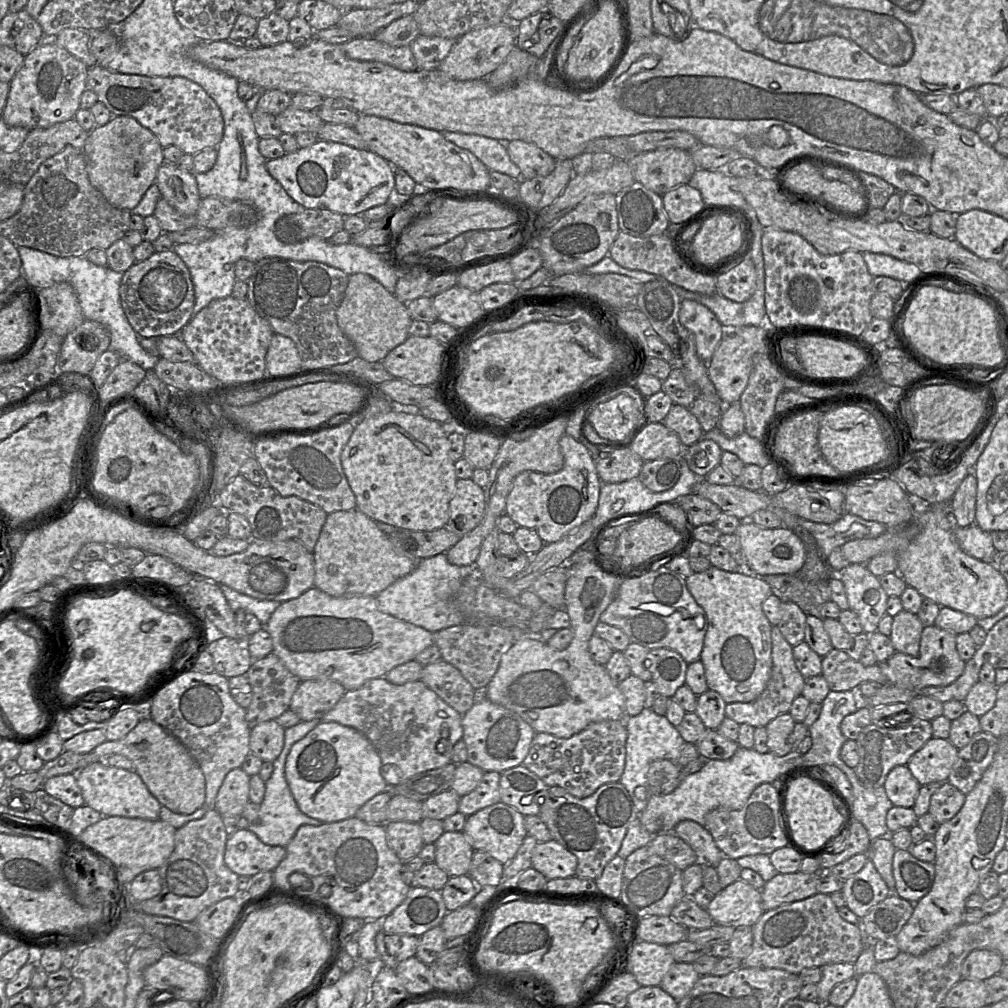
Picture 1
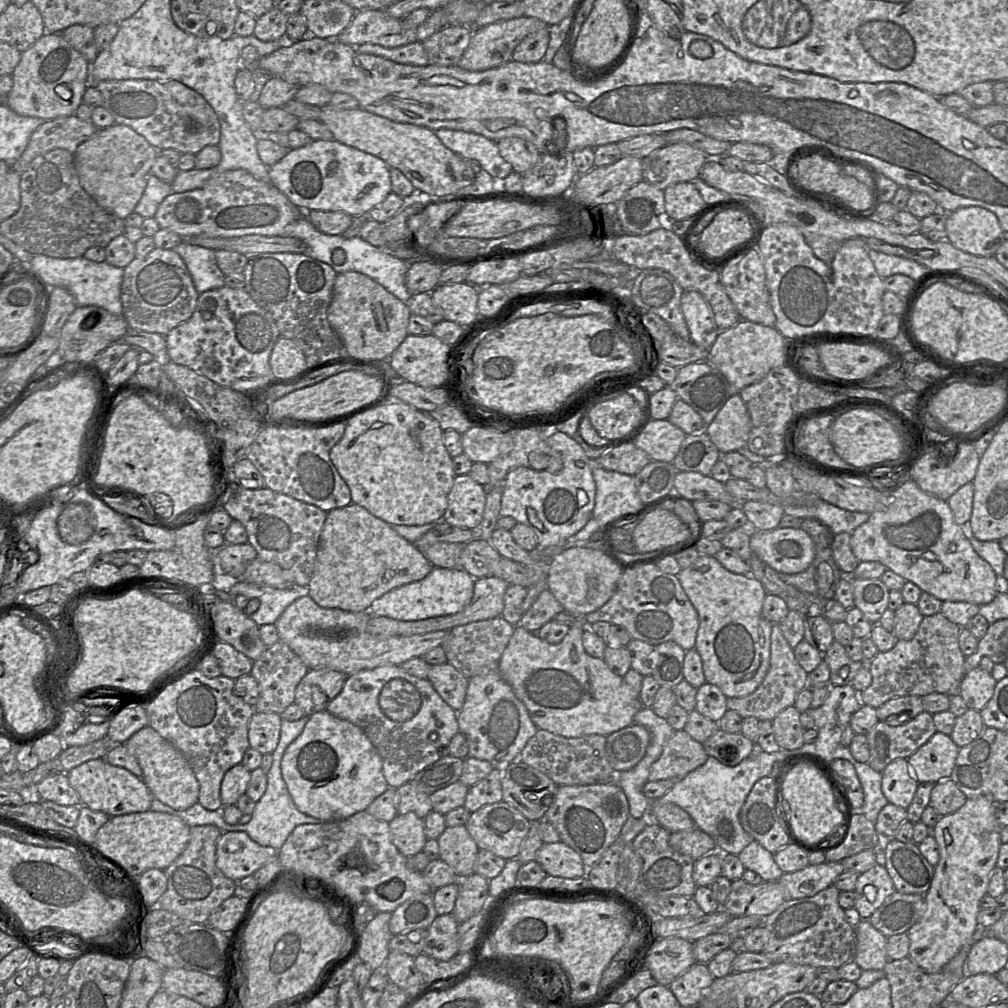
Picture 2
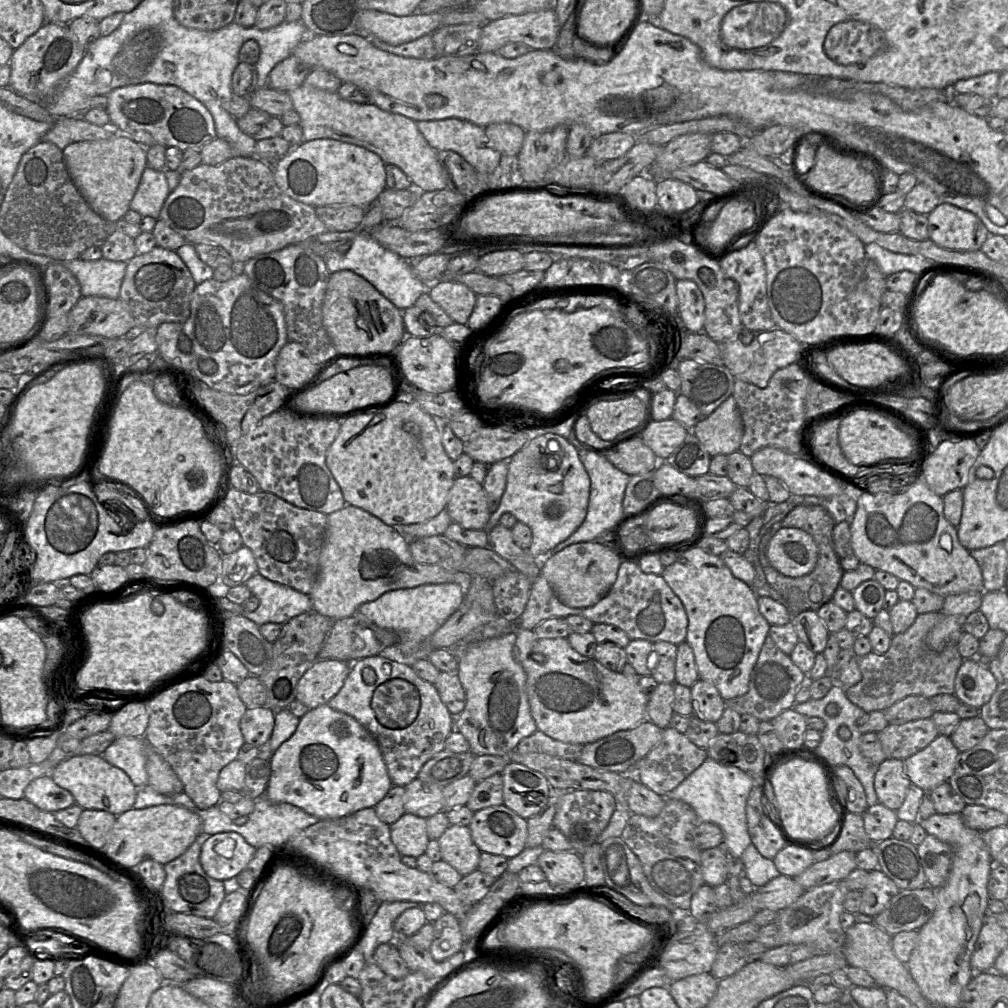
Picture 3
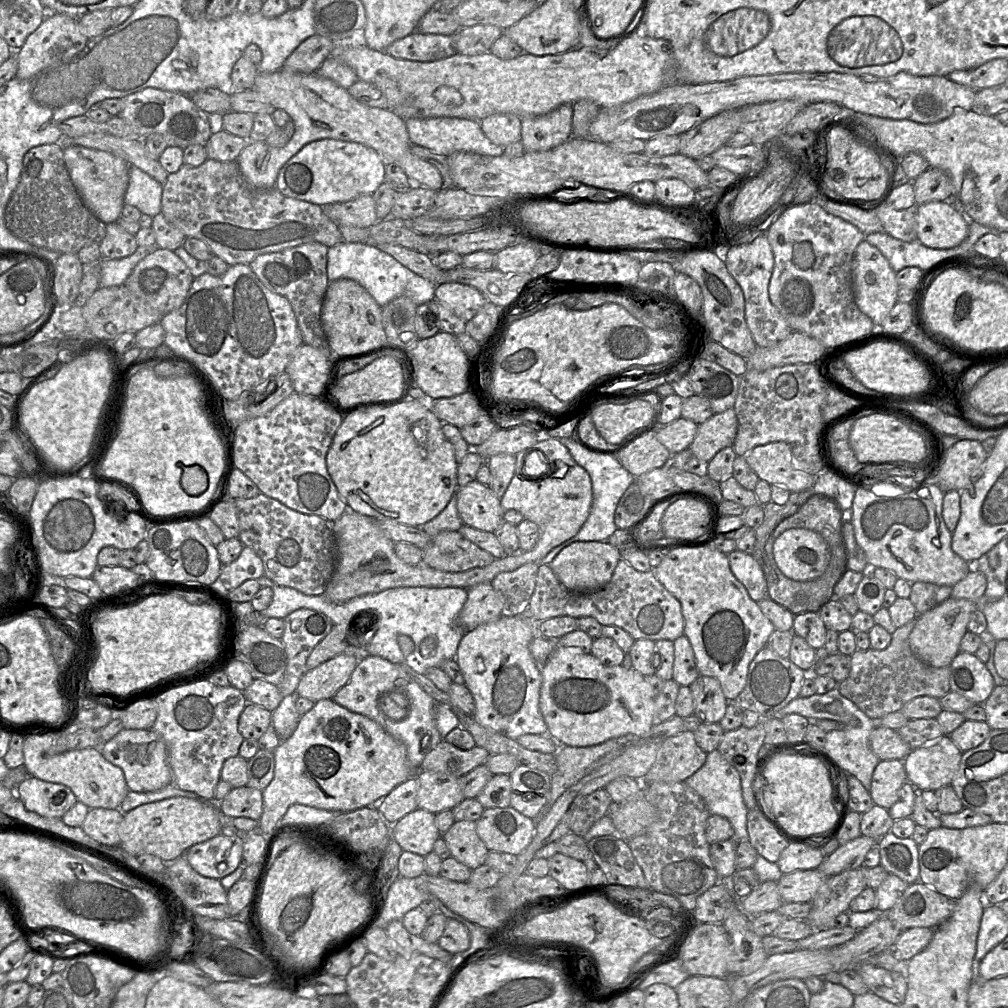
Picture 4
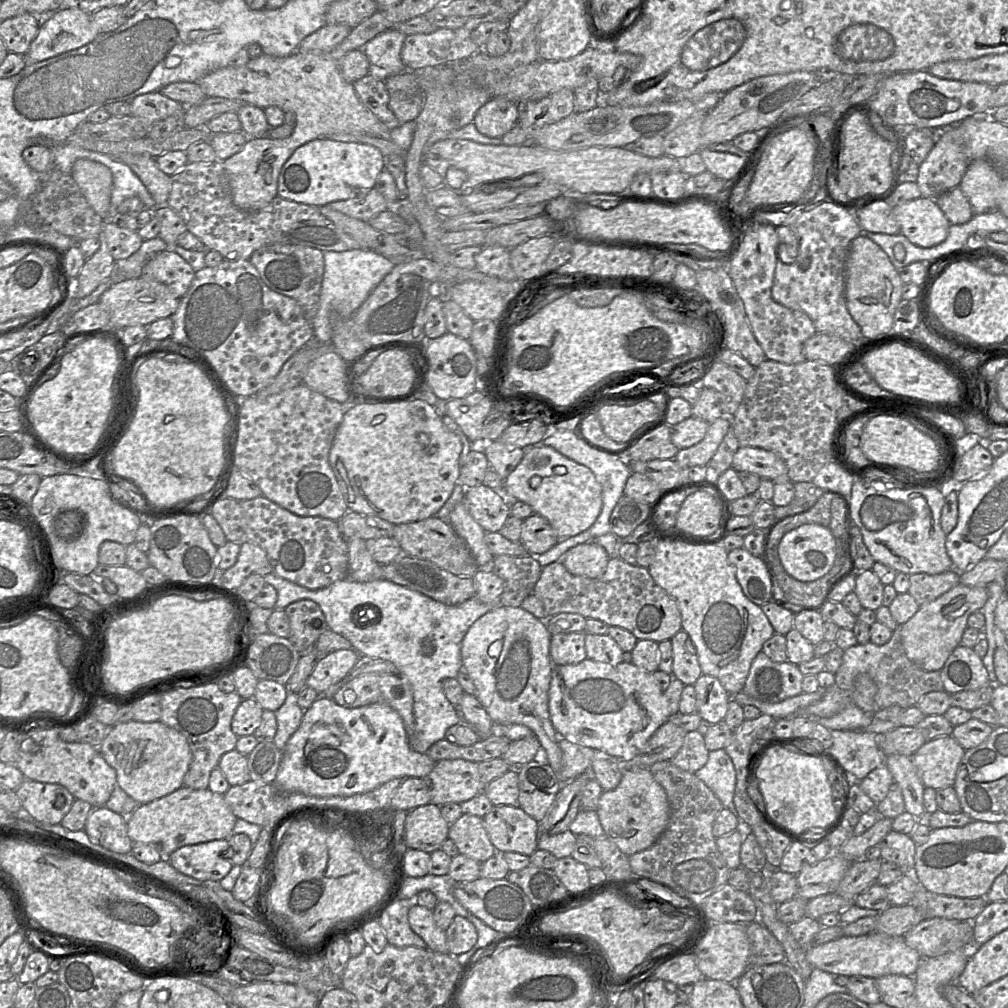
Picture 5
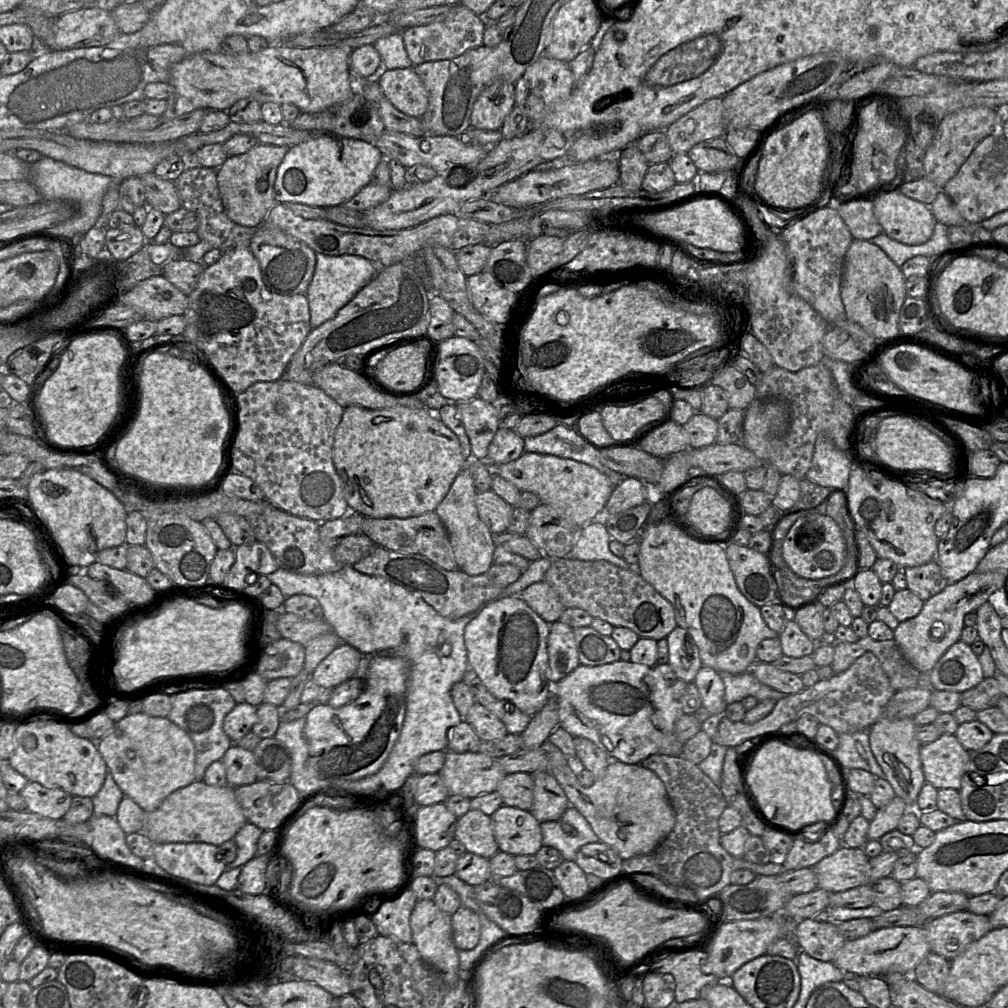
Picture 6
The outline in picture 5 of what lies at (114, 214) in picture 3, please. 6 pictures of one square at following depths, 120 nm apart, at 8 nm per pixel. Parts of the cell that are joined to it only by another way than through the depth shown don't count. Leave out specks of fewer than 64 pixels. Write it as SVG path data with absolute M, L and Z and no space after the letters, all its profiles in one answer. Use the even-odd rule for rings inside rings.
M78 159L71 176L92 209L104 220L109 213L113 178L111 170L89 159Z

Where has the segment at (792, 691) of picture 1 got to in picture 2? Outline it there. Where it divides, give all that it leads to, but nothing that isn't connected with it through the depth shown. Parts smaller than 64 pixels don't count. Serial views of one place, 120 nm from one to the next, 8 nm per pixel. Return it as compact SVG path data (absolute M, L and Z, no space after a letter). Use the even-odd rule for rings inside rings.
M773 624L770 636L770 664L764 679L753 693L745 697L727 698L726 707L737 712L742 718L754 717L759 721L772 721L780 711L793 706L797 695L807 686L808 673L796 661L793 649L783 636L779 624Z

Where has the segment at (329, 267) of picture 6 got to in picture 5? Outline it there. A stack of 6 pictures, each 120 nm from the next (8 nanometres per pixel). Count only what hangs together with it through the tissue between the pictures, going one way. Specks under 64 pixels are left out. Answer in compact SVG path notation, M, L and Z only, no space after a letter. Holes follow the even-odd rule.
M353 249L323 253L324 273L321 283L318 310L312 320L314 337L318 342L329 343L336 321L344 321L363 304L374 288L389 274L395 264L370 249Z

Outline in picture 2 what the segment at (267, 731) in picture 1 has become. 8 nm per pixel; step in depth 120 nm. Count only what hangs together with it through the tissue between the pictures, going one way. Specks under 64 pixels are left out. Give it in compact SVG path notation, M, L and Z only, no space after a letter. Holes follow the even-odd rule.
M255 712L248 728L250 747L263 755L272 754L279 743L281 722L279 714Z

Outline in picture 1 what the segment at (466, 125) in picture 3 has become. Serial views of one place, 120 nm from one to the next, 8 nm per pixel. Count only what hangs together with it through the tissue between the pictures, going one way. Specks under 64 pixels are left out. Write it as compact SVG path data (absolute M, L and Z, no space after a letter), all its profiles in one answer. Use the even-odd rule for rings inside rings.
M441 133L448 141L474 154L489 171L496 171L506 174L515 180L522 180L521 171L511 161L505 143L476 134Z

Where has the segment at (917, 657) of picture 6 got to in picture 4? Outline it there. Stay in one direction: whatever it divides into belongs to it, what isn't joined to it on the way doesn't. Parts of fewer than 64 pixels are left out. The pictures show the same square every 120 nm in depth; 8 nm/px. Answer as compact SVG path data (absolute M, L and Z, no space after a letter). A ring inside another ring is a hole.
M948 598L934 608L919 614L915 626L909 635L912 652L922 661L933 667L949 666L960 652L960 643L967 630L967 625L977 603L968 599Z

